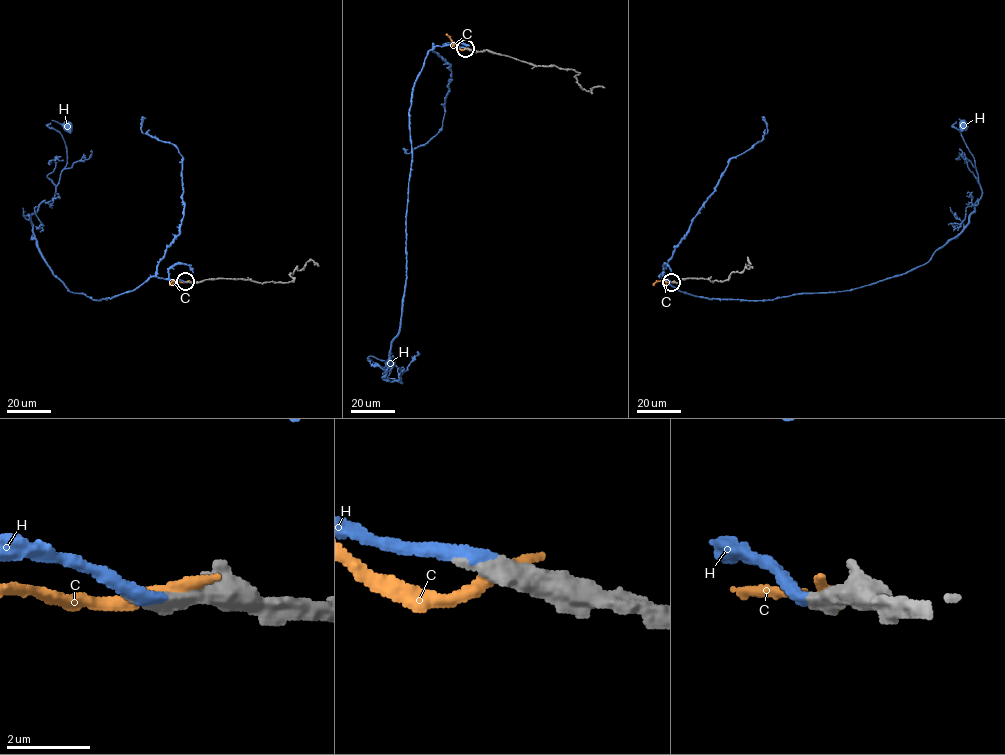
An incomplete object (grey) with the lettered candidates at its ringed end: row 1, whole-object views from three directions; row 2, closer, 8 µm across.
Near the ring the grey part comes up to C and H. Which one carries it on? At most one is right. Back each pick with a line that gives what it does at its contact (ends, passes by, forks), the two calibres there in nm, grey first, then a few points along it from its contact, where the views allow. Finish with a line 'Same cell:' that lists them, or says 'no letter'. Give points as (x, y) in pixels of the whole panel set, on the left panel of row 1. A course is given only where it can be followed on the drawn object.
H: it ends there; 440 nm thick on the grey side, 360 nm on the other; it runs (185, 282), (153, 277), (95, 300), (54, 276), (31, 216), (67, 162), (47, 126), (68, 127)
Same cell: H

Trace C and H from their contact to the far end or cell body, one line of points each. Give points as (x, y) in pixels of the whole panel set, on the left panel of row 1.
C: (186, 282), (172, 280), (169, 285)
H: (185, 282), (153, 277), (95, 300), (54, 276), (31, 216), (67, 162), (47, 126), (68, 127)

